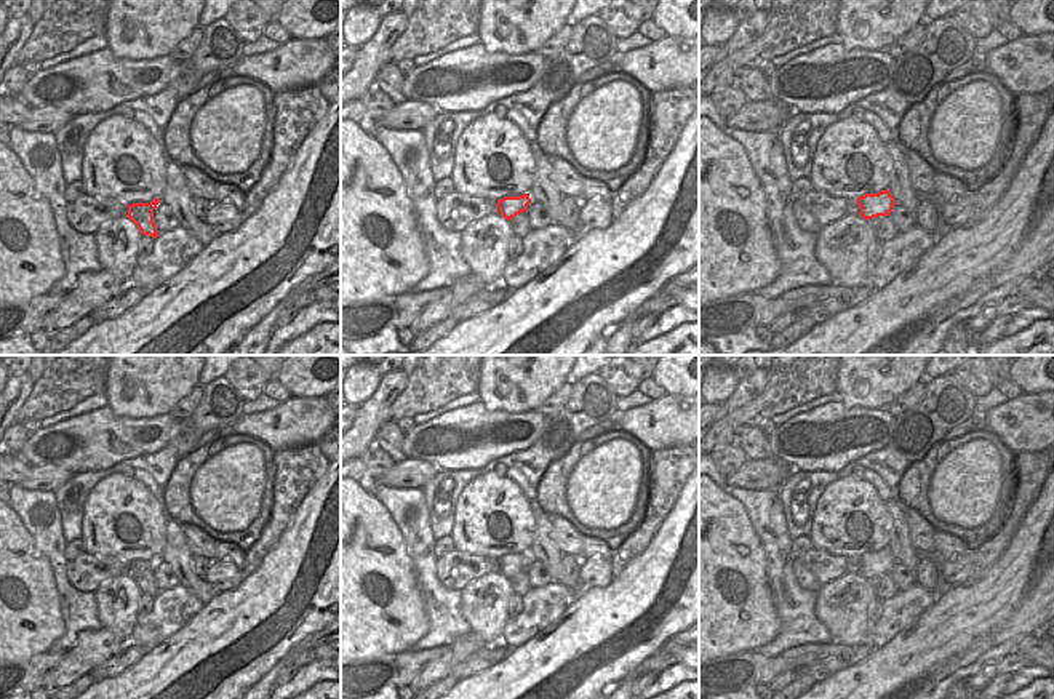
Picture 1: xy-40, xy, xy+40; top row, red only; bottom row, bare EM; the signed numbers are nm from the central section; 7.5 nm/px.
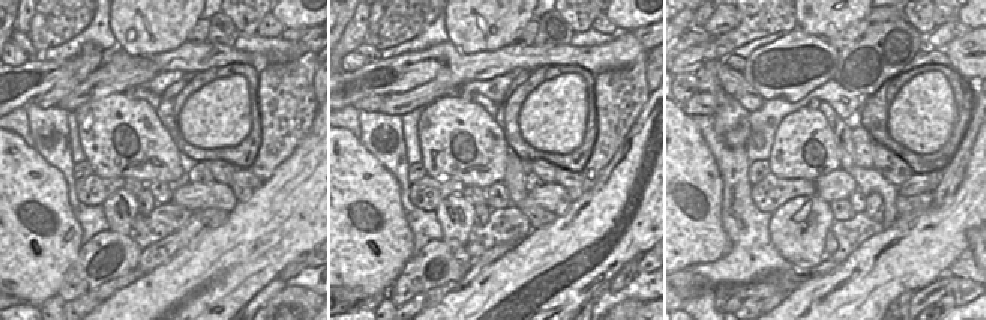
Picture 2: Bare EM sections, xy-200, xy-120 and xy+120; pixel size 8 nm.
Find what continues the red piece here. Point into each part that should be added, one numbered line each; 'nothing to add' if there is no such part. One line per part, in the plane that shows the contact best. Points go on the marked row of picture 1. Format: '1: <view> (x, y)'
1: xy+40 (883, 227)

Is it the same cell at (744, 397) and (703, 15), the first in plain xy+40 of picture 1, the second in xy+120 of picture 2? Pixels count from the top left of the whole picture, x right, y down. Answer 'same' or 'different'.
different

